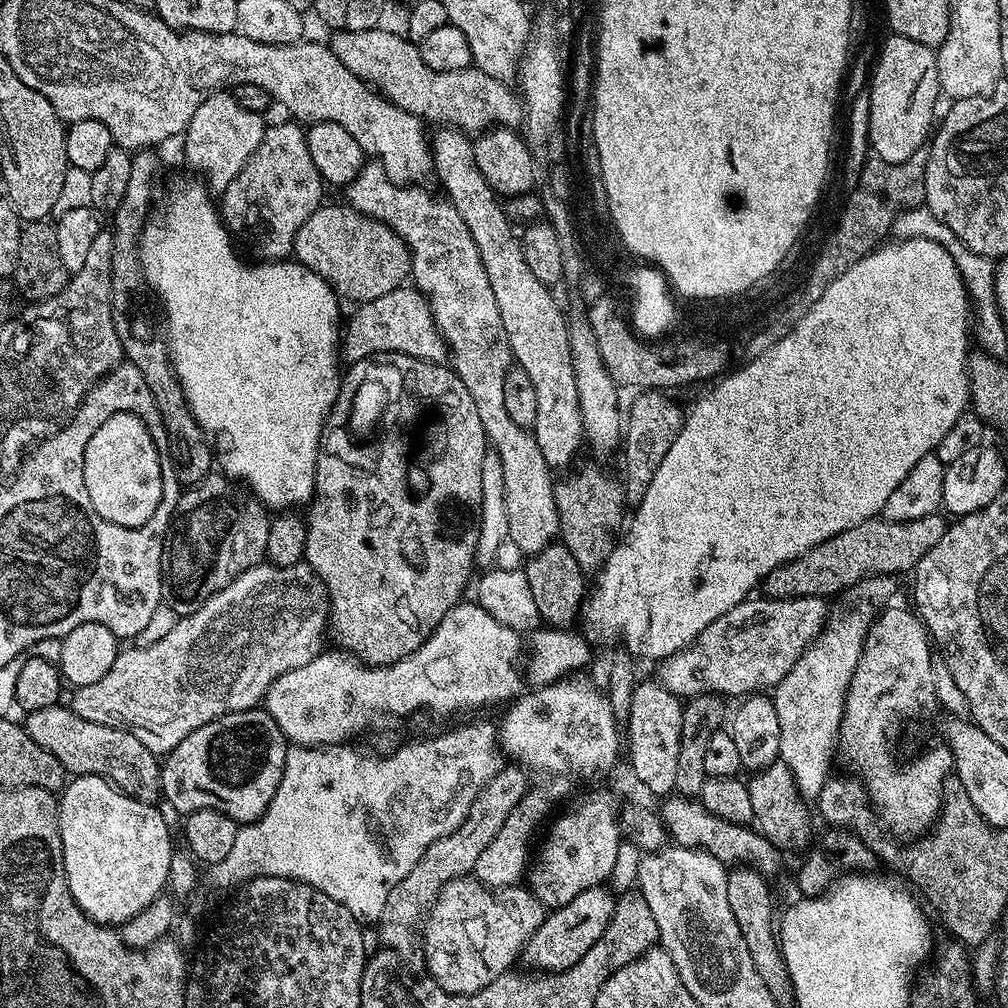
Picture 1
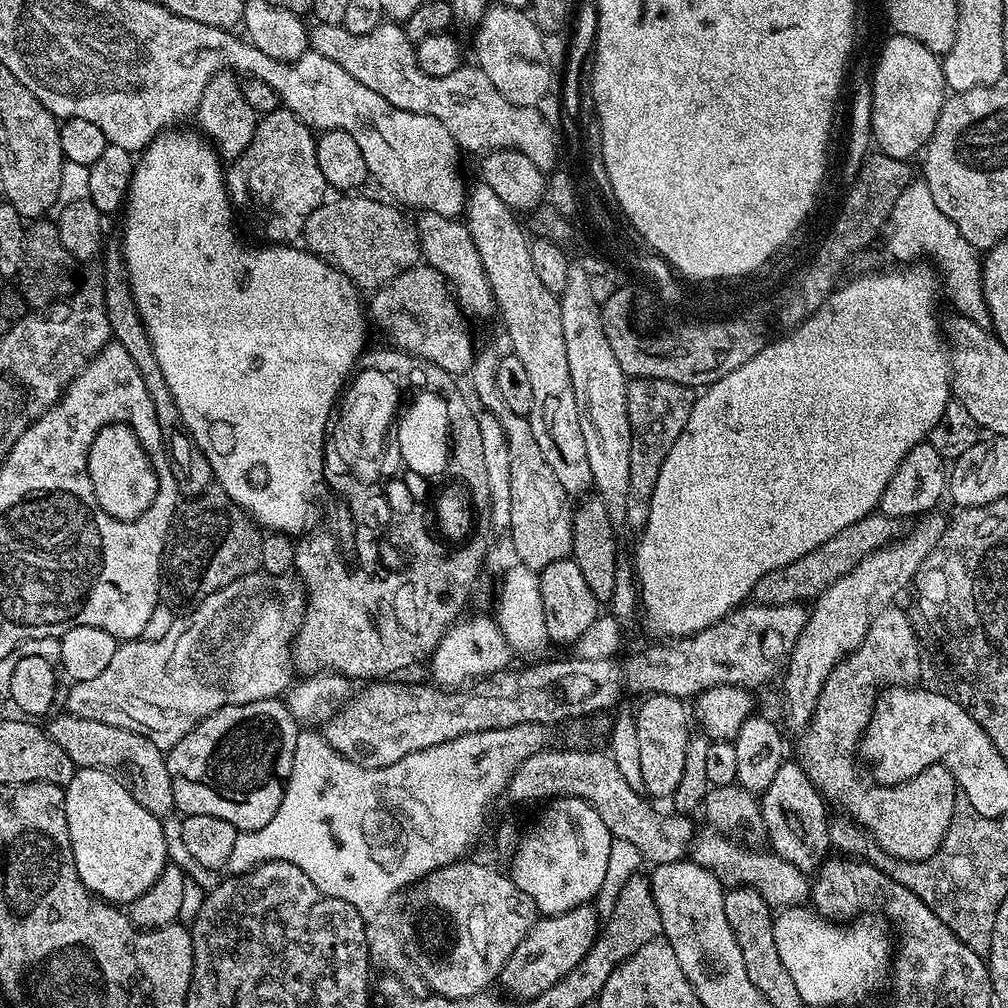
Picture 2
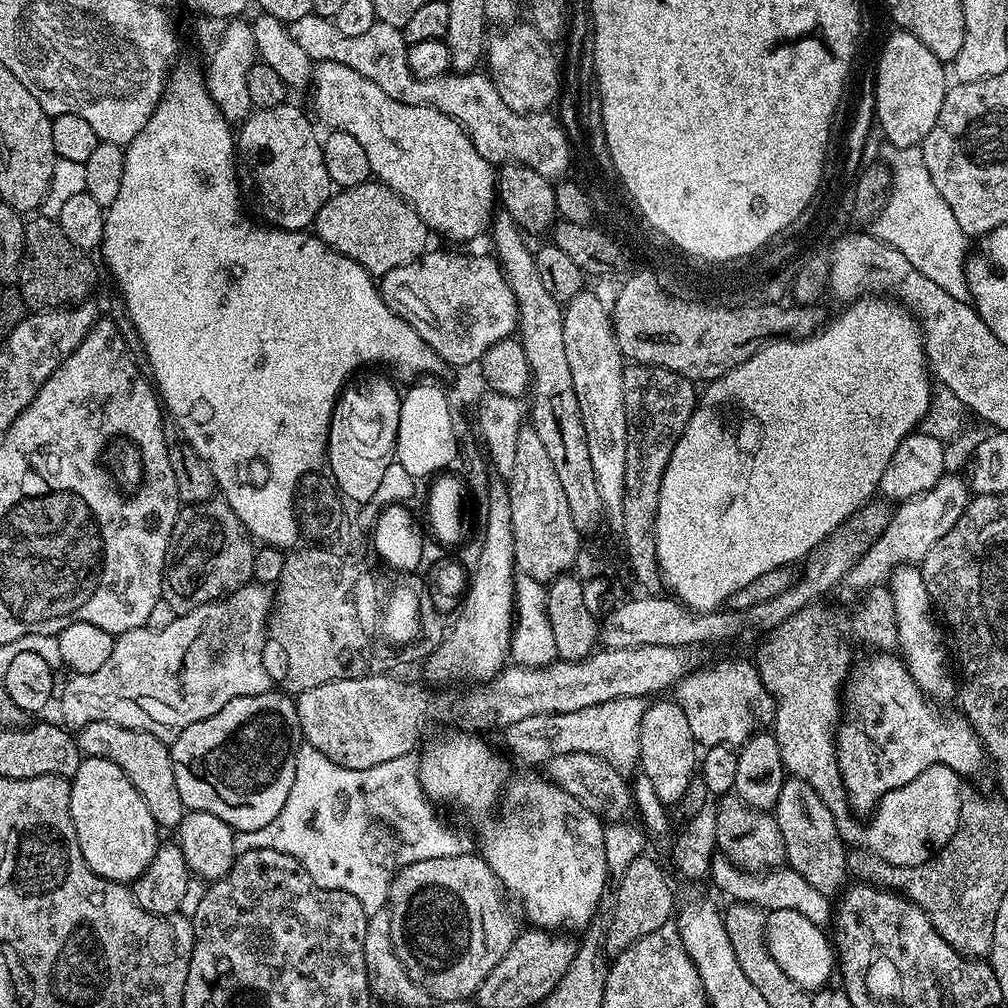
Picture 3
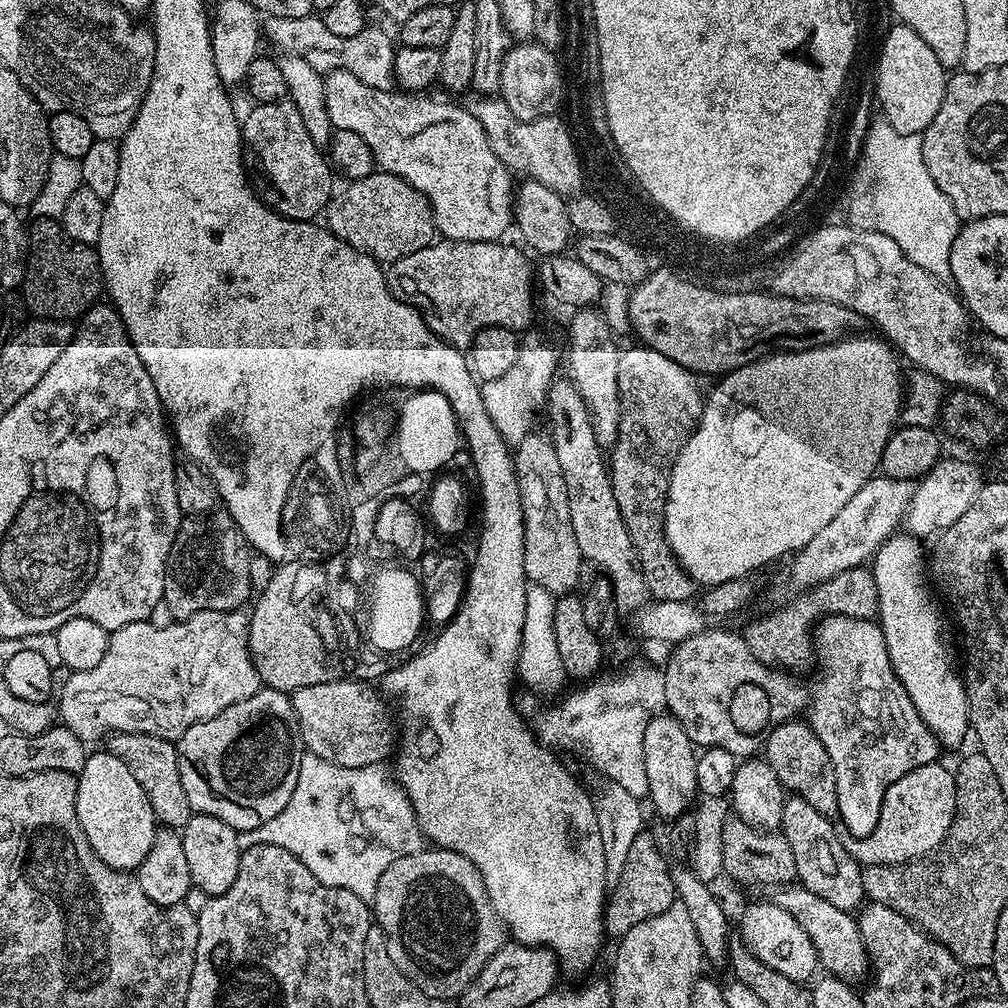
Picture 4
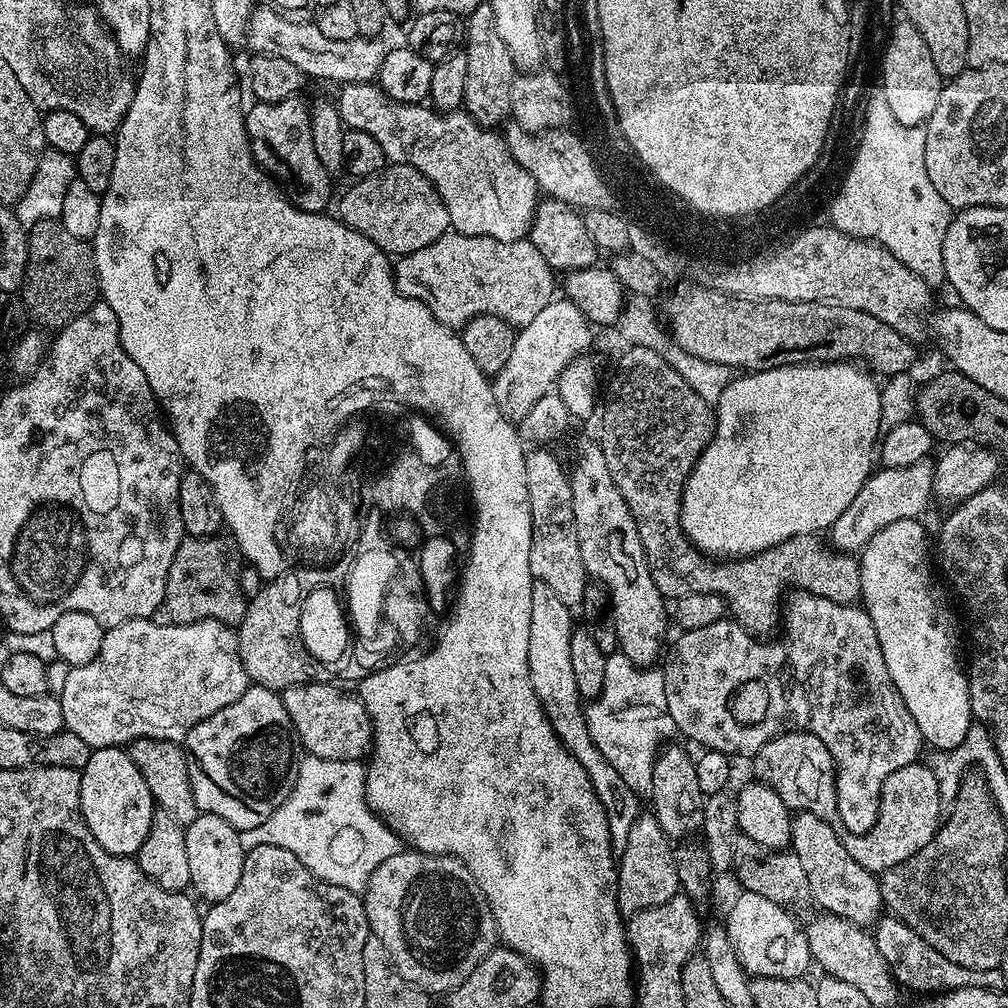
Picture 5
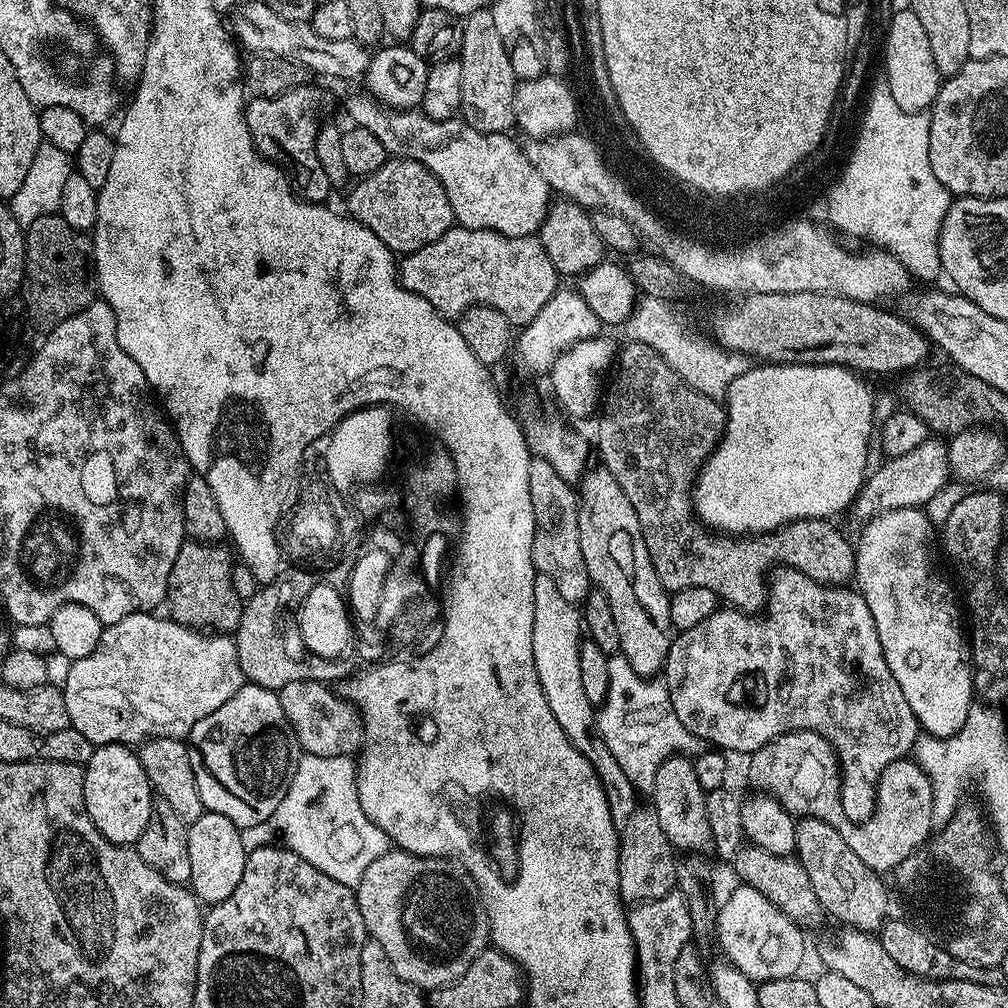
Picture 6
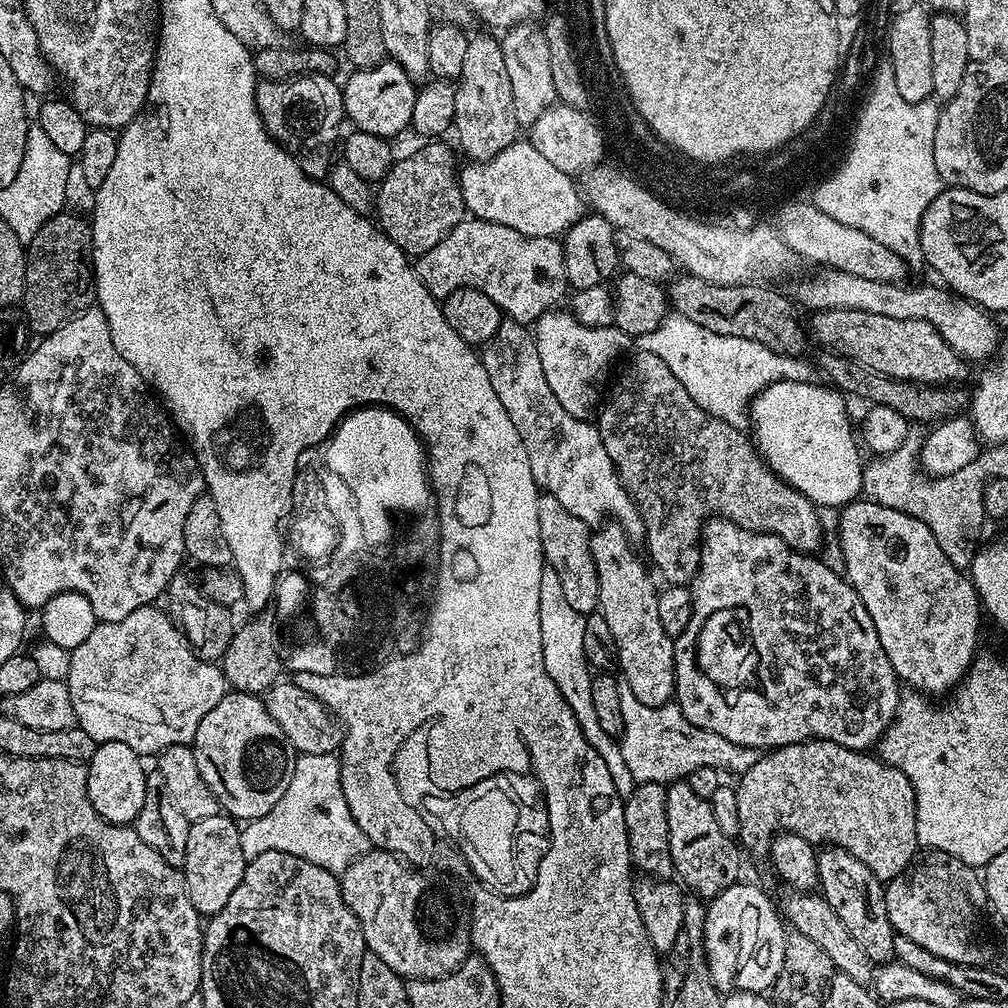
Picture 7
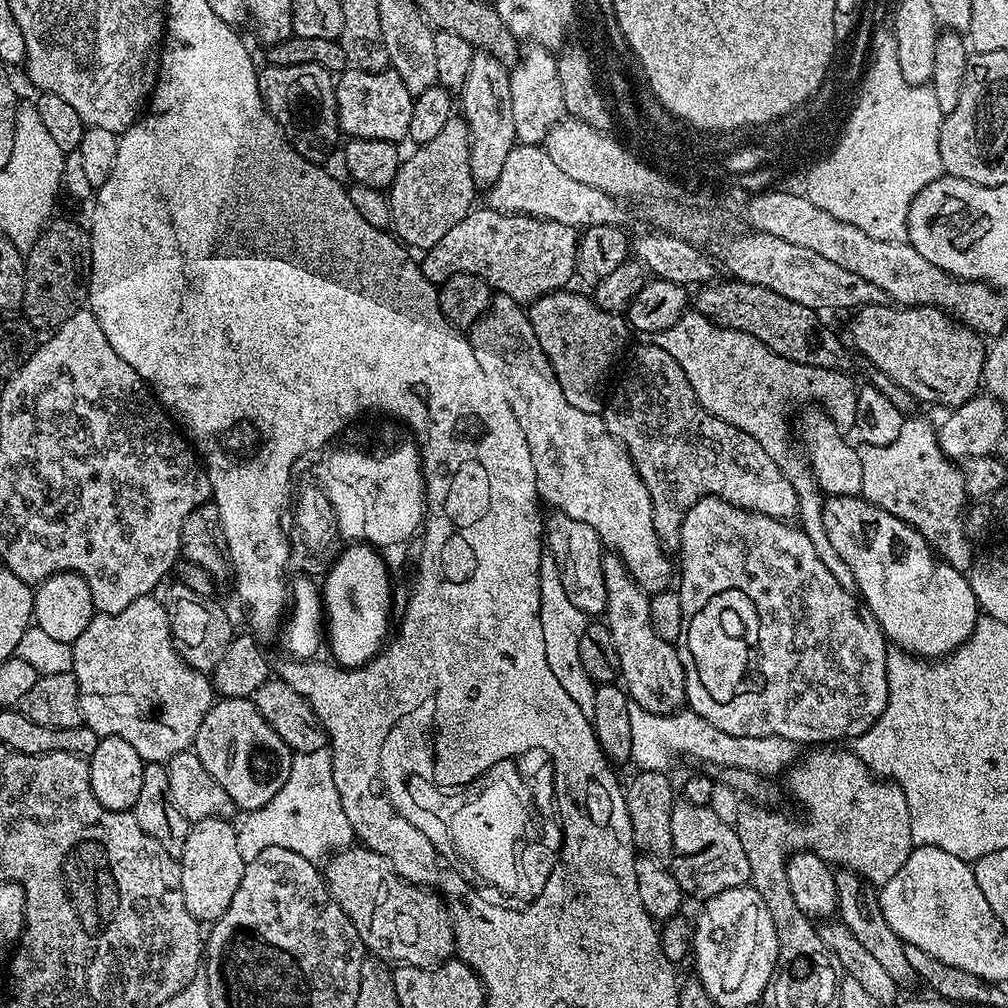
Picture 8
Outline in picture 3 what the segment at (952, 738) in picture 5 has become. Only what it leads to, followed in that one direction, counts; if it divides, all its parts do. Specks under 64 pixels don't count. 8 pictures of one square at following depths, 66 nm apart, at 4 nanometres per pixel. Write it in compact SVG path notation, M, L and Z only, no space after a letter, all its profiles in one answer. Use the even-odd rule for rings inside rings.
M905 564L891 577L890 591L896 615L896 642L899 655L924 695L933 702L948 700L957 695L958 684L954 679L954 672L948 669L950 652L944 649L946 636L934 615L934 605L930 594L926 590L923 571L917 565ZM933 616L933 617L932 617ZM936 620L937 624L936 625ZM940 628L941 632L940 633ZM944 635L944 636L943 636ZM953 680L953 681L952 681Z

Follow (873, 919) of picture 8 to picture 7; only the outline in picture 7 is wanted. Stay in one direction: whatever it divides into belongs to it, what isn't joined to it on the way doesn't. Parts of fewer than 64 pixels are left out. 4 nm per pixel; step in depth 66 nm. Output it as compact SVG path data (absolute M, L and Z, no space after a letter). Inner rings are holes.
M825 847L817 855L819 891L826 902L834 908L842 923L858 940L873 965L887 964L896 955L894 942L898 933L892 929L892 919L888 916L884 901L885 885L854 854L845 848Z

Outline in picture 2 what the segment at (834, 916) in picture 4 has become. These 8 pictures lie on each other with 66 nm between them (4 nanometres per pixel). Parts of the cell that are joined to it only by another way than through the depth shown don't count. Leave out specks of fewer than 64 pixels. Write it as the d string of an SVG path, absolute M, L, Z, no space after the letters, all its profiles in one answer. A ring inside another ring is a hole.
M717 830L701 831L695 837L694 843L690 849L691 859L695 860L718 882L729 888L753 888L762 894L762 898L774 910L784 910L789 906L800 906L800 904L809 899L810 880L798 866L786 862L777 852L765 850L763 852L760 846L749 846L747 843L724 835Z

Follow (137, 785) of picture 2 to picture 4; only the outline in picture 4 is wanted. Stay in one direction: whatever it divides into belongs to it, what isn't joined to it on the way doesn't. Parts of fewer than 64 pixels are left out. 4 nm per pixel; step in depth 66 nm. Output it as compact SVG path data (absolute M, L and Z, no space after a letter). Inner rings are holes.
M114 732L107 737L106 751L114 758L122 758L138 786L146 790L146 798L154 810L157 821L165 828L182 830L194 815L186 790L182 790L182 761L173 741L141 732Z

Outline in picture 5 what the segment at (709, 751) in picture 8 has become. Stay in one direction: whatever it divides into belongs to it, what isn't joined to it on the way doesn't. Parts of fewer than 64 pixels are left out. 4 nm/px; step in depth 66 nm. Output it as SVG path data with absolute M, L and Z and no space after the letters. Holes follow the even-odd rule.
M617 650L609 655L606 662L606 682L599 697L587 705L584 722L588 725L590 738L594 738L594 746L618 770L618 775L630 786L630 790L638 797L648 798L652 795L656 757L662 751L665 743L663 740L668 735L673 735L676 727L659 707L656 709L648 704L636 704L636 675L636 665L623 652Z

